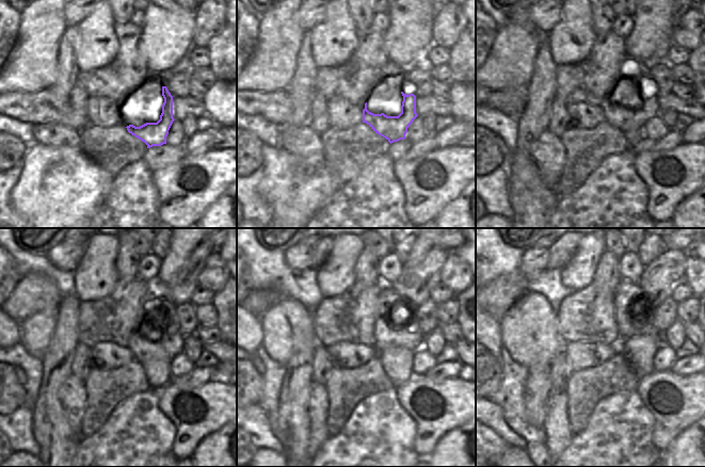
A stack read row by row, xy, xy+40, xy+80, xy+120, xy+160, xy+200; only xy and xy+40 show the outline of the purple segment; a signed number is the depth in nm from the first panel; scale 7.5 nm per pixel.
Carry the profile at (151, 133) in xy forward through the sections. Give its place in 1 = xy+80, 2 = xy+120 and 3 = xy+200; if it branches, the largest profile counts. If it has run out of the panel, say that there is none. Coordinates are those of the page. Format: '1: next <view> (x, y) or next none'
1: next xy+80 (621, 116)
2: next xy+120 (145, 343)
3: next xy+200 (628, 294)

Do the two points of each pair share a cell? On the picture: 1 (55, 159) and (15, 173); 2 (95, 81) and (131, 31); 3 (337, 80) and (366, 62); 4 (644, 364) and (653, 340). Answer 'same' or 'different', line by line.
1: different
2: same
3: same
4: same

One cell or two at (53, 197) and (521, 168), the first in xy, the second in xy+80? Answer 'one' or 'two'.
one

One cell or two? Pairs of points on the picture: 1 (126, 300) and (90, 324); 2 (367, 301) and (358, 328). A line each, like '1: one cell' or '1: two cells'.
1: one cell
2: one cell

